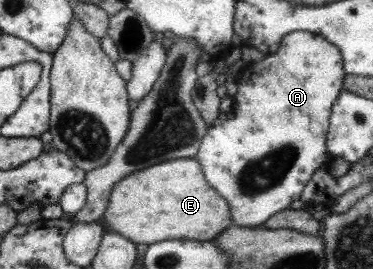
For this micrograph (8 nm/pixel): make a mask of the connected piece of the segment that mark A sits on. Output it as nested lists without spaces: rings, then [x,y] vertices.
[[[310,32],[288,33],[285,37],[282,37],[279,47],[274,52],[268,54],[263,60],[247,64],[239,71],[236,76],[238,90],[232,97],[234,101],[232,111],[235,115],[233,115],[233,118],[224,121],[222,125],[217,124],[208,129],[207,134],[203,136],[197,156],[194,158],[201,163],[201,169],[203,169],[203,175],[205,175],[207,183],[231,205],[229,211],[231,211],[231,217],[235,224],[241,227],[255,227],[265,223],[267,218],[282,212],[291,201],[300,199],[301,193],[311,180],[313,173],[319,168],[327,166],[333,160],[333,157],[327,152],[326,135],[329,130],[332,105],[343,90],[342,85],[345,76],[346,73],[339,48],[329,43],[324,37]]]

